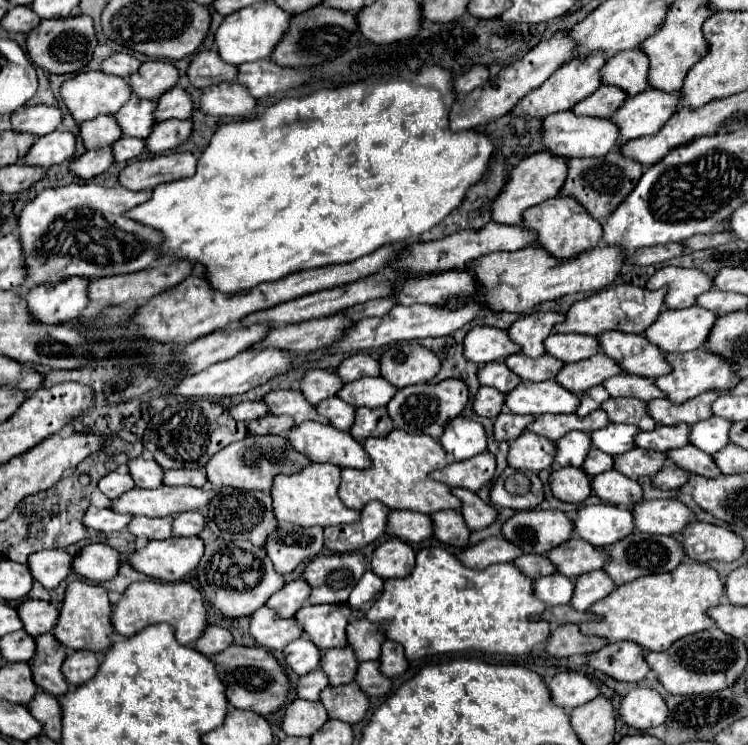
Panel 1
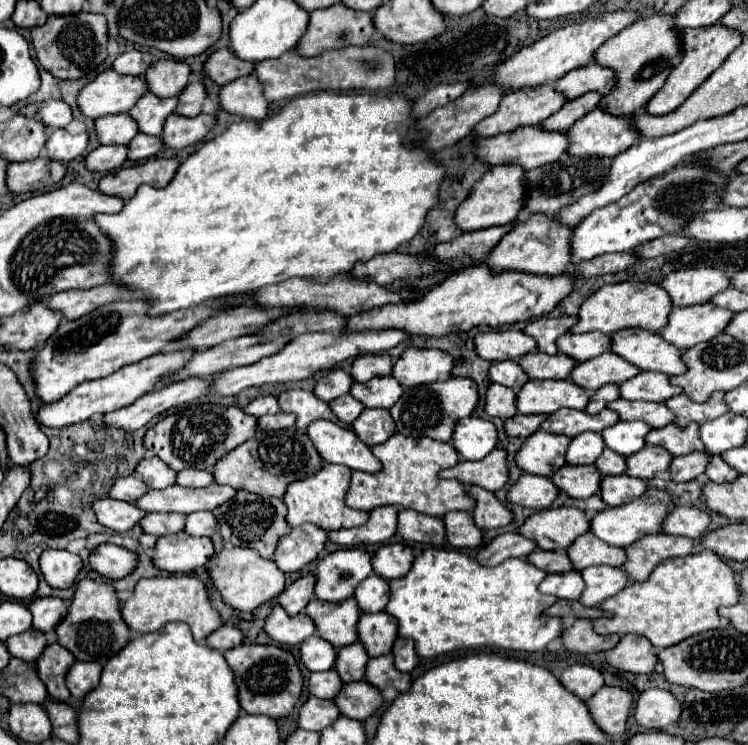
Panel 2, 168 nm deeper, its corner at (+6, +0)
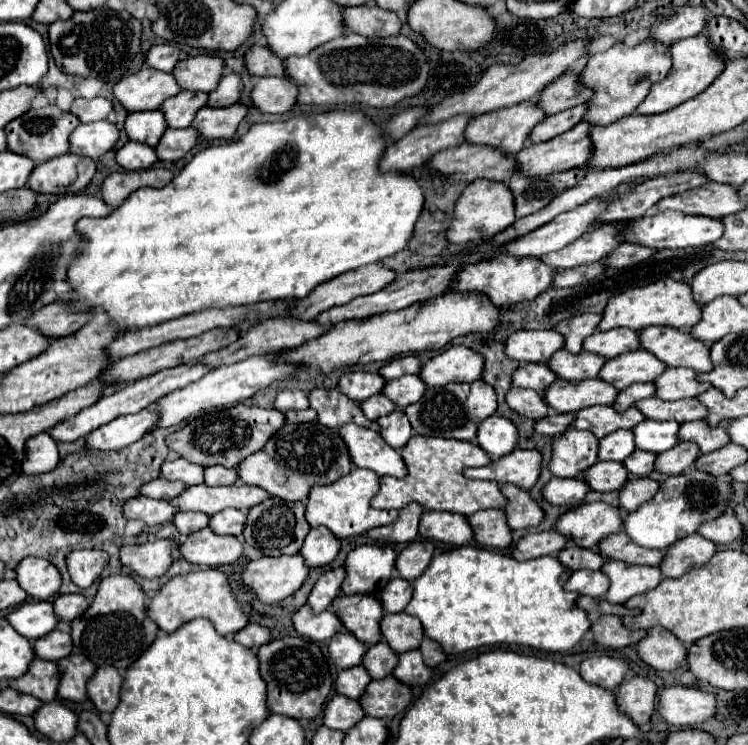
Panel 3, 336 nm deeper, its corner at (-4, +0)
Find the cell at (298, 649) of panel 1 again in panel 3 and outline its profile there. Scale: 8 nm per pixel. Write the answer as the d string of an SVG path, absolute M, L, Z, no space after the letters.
M338 633L336 637L330 639L328 643L328 651L330 651L330 659L340 667L340 669L350 669L354 665L360 665L366 653L366 645L362 641L356 641L356 637L352 637L352 633Z

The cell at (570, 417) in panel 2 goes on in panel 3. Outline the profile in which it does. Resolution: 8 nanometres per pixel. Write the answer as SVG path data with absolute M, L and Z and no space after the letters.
M598 405L598 407L588 407L588 409L578 411L572 427L574 429L588 429L598 439L602 439L618 429L632 429L644 419L646 417L636 407L630 407L624 413L618 413L616 409L612 409L608 405L602 405L602 407Z

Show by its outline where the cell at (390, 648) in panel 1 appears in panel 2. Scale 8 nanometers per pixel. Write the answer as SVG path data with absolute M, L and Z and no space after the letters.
M396 639L392 645L392 655L394 655L394 667L398 671L410 673L418 665L418 657L414 653L414 641L410 639Z

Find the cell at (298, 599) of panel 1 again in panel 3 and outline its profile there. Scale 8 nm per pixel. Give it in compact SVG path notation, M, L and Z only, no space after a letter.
M338 567L332 571L326 571L314 585L310 597L308 597L308 605L314 609L314 613L322 613L330 607L330 603L338 597L340 593L340 585L346 577L346 569Z

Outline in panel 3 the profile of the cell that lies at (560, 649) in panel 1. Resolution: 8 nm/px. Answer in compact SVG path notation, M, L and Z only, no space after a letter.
M604 615L596 625L592 625L592 633L596 643L604 647L612 647L612 649L634 645L646 635L646 631L626 629L618 615Z

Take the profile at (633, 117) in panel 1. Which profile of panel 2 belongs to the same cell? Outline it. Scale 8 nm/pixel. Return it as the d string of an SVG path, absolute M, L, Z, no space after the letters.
M602 107L592 109L588 115L584 115L576 125L572 125L568 131L570 137L570 155L596 155L596 157L616 157L622 153L622 149L630 149L630 145L638 143L642 139L642 133L634 129L632 115L612 115Z

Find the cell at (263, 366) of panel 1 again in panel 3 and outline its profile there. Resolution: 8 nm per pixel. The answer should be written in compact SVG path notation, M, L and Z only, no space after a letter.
M148 409L134 413L134 415L122 415L114 421L98 427L86 437L86 449L88 451L110 451L110 449L122 449L138 441L142 435L148 433L148 429L156 423L156 415Z

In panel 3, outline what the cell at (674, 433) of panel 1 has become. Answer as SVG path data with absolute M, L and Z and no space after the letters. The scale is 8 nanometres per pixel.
M706 421L682 423L680 439L682 441L694 441L702 449L702 453L712 453L712 451L730 443L728 423L730 421L722 421L718 427L710 427Z

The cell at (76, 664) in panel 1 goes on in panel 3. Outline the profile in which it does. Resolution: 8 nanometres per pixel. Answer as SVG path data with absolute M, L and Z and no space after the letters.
M112 665L100 667L88 681L88 695L100 713L112 713L116 709L116 703L120 703L122 681L124 675Z

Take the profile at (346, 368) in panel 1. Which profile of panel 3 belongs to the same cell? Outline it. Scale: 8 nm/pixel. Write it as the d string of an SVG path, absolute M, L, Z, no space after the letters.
M404 355L404 357L396 357L396 359L392 359L390 363L386 363L386 365L380 369L380 375L382 375L384 379L392 381L392 379L402 377L402 375L406 375L406 373L418 375L418 373L420 373L420 367L422 367L422 363L420 363L420 359L418 359L416 355Z

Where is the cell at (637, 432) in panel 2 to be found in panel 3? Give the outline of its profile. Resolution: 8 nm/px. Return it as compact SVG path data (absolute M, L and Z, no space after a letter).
M642 421L640 425L636 425L634 431L634 441L636 447L642 451L650 451L650 453L664 453L668 449L672 449L674 445L678 445L678 429L680 423L678 421Z

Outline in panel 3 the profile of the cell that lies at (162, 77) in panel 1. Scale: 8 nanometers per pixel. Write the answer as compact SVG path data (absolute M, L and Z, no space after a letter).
M196 55L180 61L172 75L188 91L210 93L220 83L224 73L224 59L218 55Z

